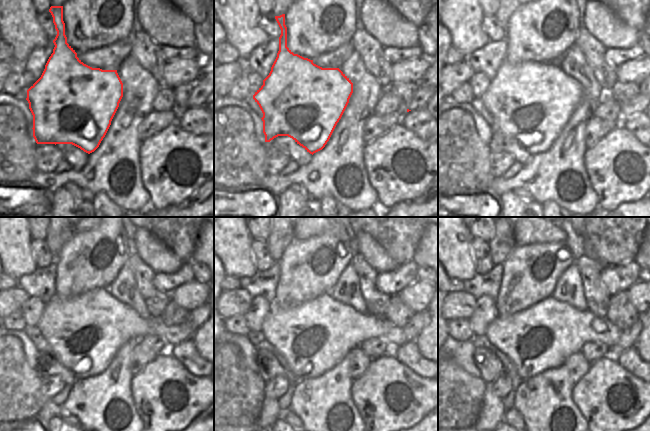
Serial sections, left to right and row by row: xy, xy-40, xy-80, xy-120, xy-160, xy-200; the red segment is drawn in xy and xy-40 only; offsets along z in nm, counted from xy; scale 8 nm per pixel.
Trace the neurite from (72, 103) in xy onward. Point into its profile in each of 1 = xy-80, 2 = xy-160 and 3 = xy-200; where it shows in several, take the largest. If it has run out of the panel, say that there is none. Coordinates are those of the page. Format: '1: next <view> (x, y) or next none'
1: next xy-80 (530, 102)
2: next xy-160 (313, 337)
3: next xy-200 (542, 337)

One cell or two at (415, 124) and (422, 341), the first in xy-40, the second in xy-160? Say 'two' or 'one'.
two

